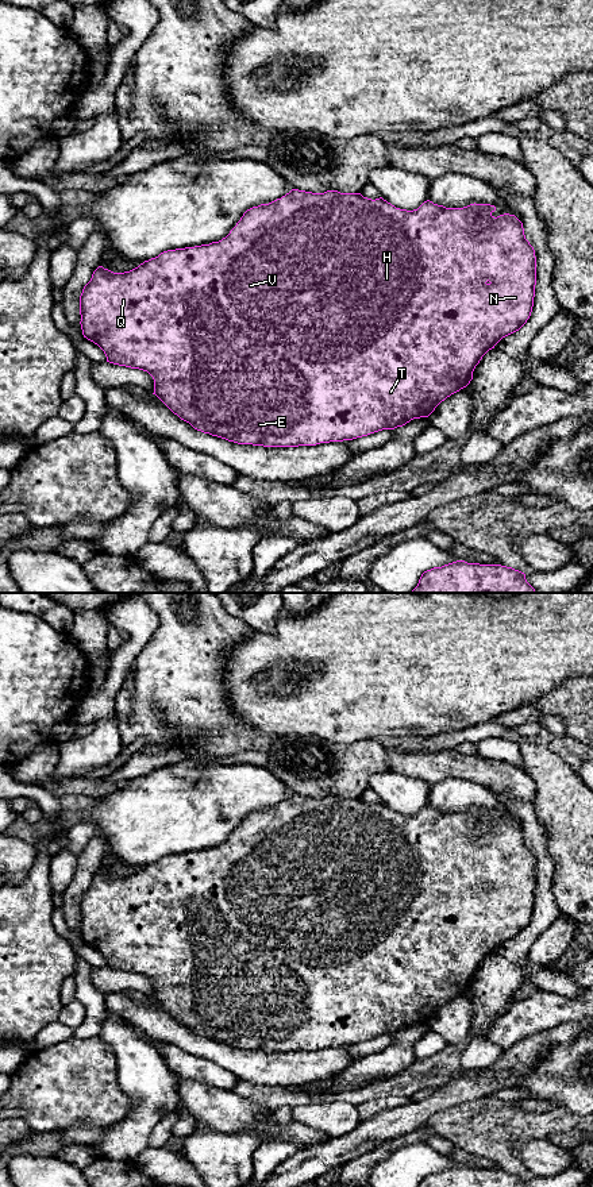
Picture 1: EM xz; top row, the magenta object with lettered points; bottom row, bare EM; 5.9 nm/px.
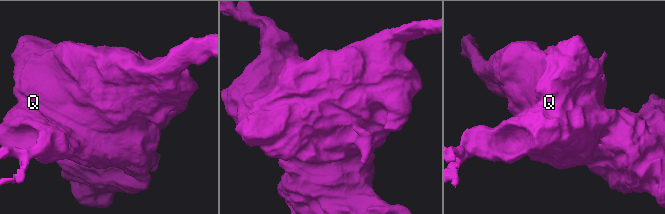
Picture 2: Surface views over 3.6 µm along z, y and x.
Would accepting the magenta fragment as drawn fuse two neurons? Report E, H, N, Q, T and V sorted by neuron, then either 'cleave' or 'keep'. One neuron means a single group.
E H N Q T V; keep

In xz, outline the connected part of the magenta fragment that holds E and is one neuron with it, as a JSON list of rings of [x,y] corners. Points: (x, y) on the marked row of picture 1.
[[[292,189],[281,199],[247,209],[236,223],[236,226],[230,231],[230,234],[219,242],[195,247],[167,250],[161,253],[155,258],[145,261],[138,267],[124,273],[113,273],[108,269],[104,269],[103,266],[99,266],[93,271],[91,281],[84,286],[80,296],[80,324],[82,335],[104,351],[107,362],[147,371],[154,379],[153,394],[155,394],[181,420],[189,423],[197,431],[226,439],[228,442],[263,447],[299,447],[316,446],[330,442],[353,440],[382,429],[394,429],[397,427],[405,425],[413,419],[428,417],[442,401],[466,388],[473,379],[473,371],[482,357],[489,350],[494,348],[494,346],[502,338],[519,331],[531,316],[536,285],[535,250],[525,239],[523,223],[515,215],[504,213],[494,217],[492,215],[494,211],[496,207],[490,204],[474,203],[463,208],[446,208],[443,205],[434,204],[430,200],[424,201],[417,209],[407,211],[396,208],[382,197],[371,200],[363,197],[361,193],[340,193],[338,190],[312,193]]]

